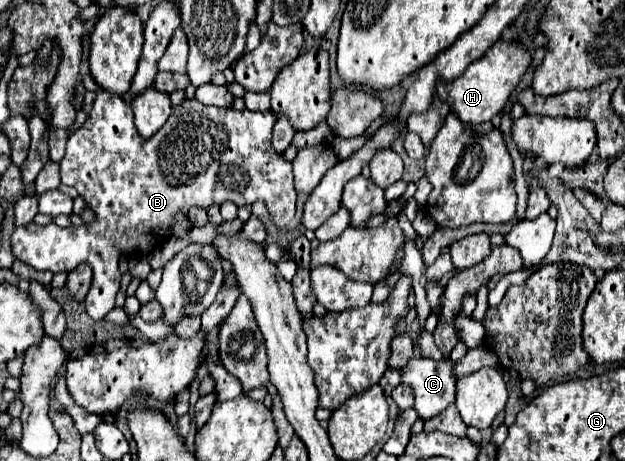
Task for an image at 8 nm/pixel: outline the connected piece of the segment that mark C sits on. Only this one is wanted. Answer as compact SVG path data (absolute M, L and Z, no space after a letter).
M411 358L407 366L403 366L401 382L411 386L415 396L415 410L421 420L429 420L443 412L455 400L457 378L453 374L455 362L445 358L441 362L431 358Z

